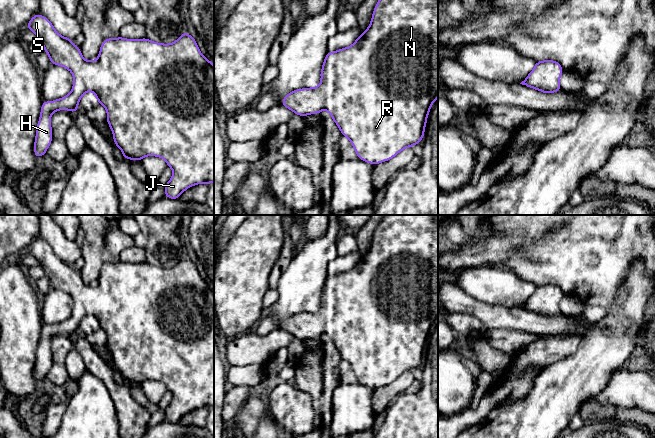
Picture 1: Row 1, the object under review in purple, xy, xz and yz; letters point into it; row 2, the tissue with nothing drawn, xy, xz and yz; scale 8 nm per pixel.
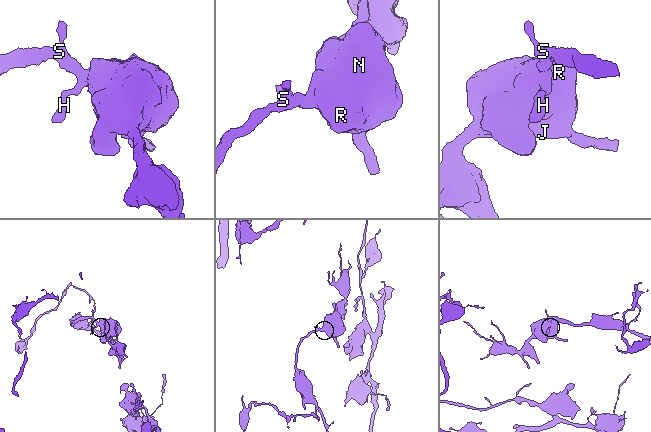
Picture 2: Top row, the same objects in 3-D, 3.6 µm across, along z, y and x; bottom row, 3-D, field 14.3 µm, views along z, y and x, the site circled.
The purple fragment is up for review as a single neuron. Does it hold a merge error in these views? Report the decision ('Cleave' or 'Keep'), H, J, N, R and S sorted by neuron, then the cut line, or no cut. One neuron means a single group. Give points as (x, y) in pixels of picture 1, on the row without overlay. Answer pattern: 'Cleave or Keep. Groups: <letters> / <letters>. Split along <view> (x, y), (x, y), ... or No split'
Keep. Groups: H J N R S. No split

